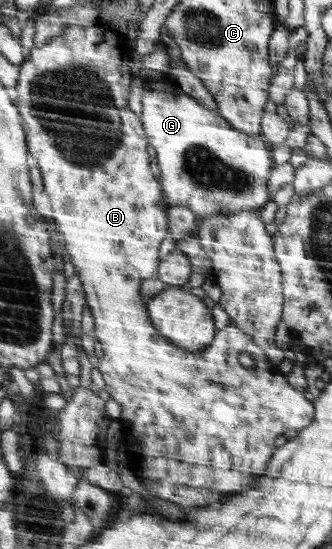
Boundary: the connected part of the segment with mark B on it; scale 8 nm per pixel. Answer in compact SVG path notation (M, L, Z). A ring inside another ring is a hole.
M111 25L71 26L67 32L52 39L45 47L35 49L29 59L24 62L21 66L16 99L22 110L22 117L28 124L31 153L39 160L40 168L44 173L46 192L52 199L51 214L66 241L66 250L83 283L88 305L96 317L97 339L104 348L104 356L100 359L99 369L106 381L106 391L121 405L121 423L125 422L129 429L127 435L129 435L129 447L131 447L129 451L133 455L129 458L132 461L132 472L143 483L143 487L146 487L147 493L157 499L165 499L184 508L211 505L211 503L217 503L219 507L219 503L227 499L227 495L253 489L257 479L265 473L267 461L271 459L273 451L279 447L279 435L287 435L287 431L303 431L303 427L307 427L315 419L315 399L307 399L307 395L303 395L303 391L299 391L299 387L295 387L295 383L287 379L287 371L271 363L266 352L254 342L251 335L247 335L247 332L233 323L215 334L215 343L211 342L211 347L207 346L205 353L189 353L185 349L171 345L150 319L147 303L142 299L141 283L146 279L155 279L158 275L159 263L163 262L163 240L167 239L170 232L167 229L167 209L172 205L167 201L167 196L163 191L163 180L159 178L159 175L155 175L157 161L155 155L151 155L151 144L147 138L150 135L146 135L146 128L139 111L131 110L131 91L135 91L135 71L131 71L132 52L133 46L125 39L125 33L113 29ZM241 353L249 353L253 361L257 361L255 371L251 371L253 368L247 369L239 364L237 357Z

